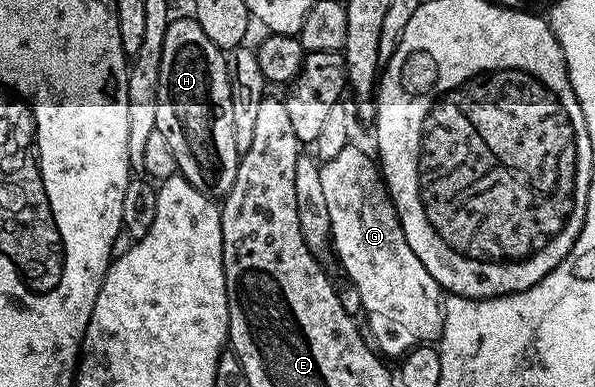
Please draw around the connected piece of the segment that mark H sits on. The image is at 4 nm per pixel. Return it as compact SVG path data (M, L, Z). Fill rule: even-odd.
M175 17L164 32L164 52L160 56L160 88L156 104L154 129L168 140L172 156L176 156L178 173L200 192L221 200L234 186L240 152L236 148L236 128L232 116L232 88L230 87L230 66L227 55L204 36L204 28L193 17Z

